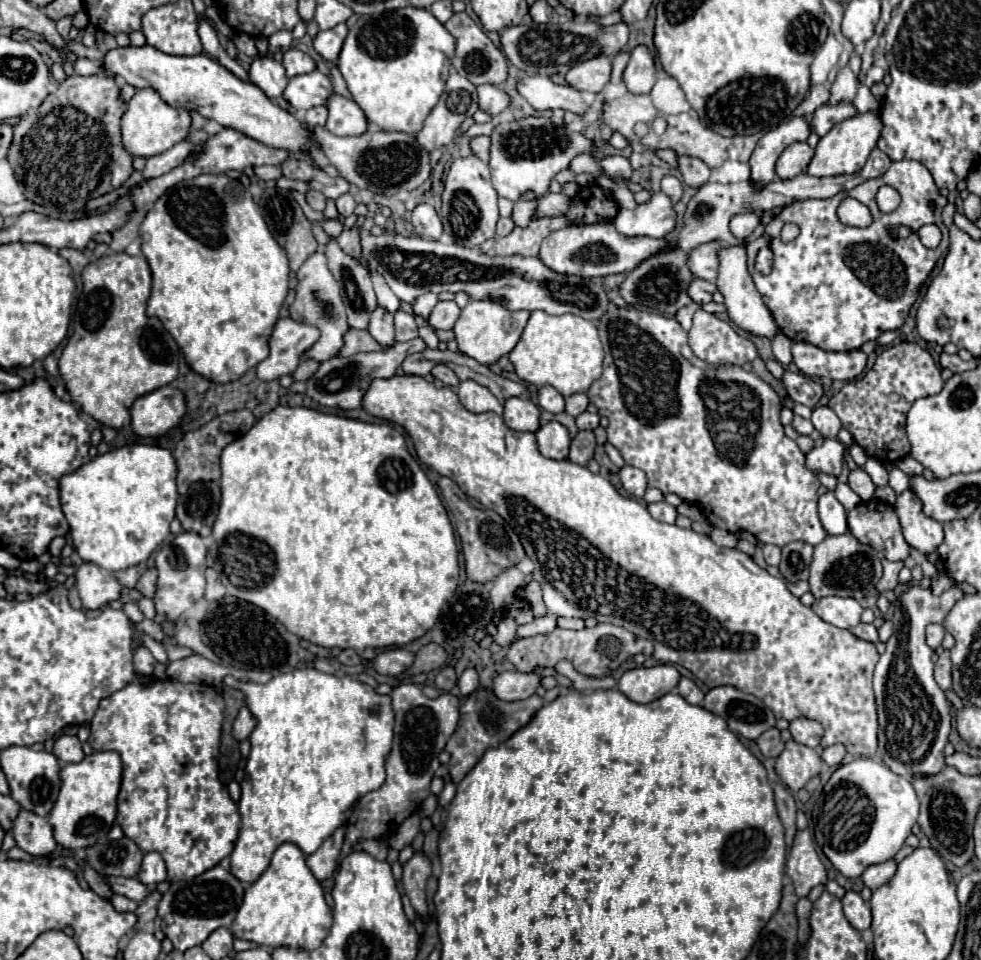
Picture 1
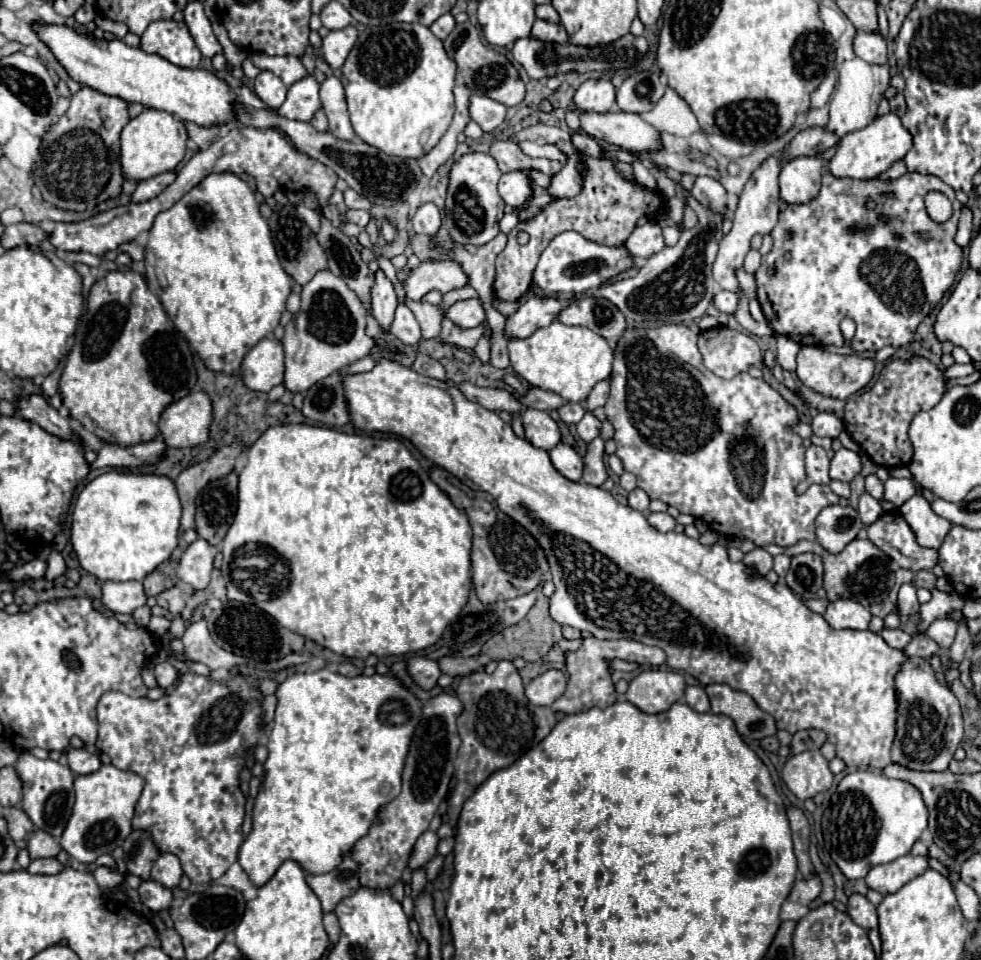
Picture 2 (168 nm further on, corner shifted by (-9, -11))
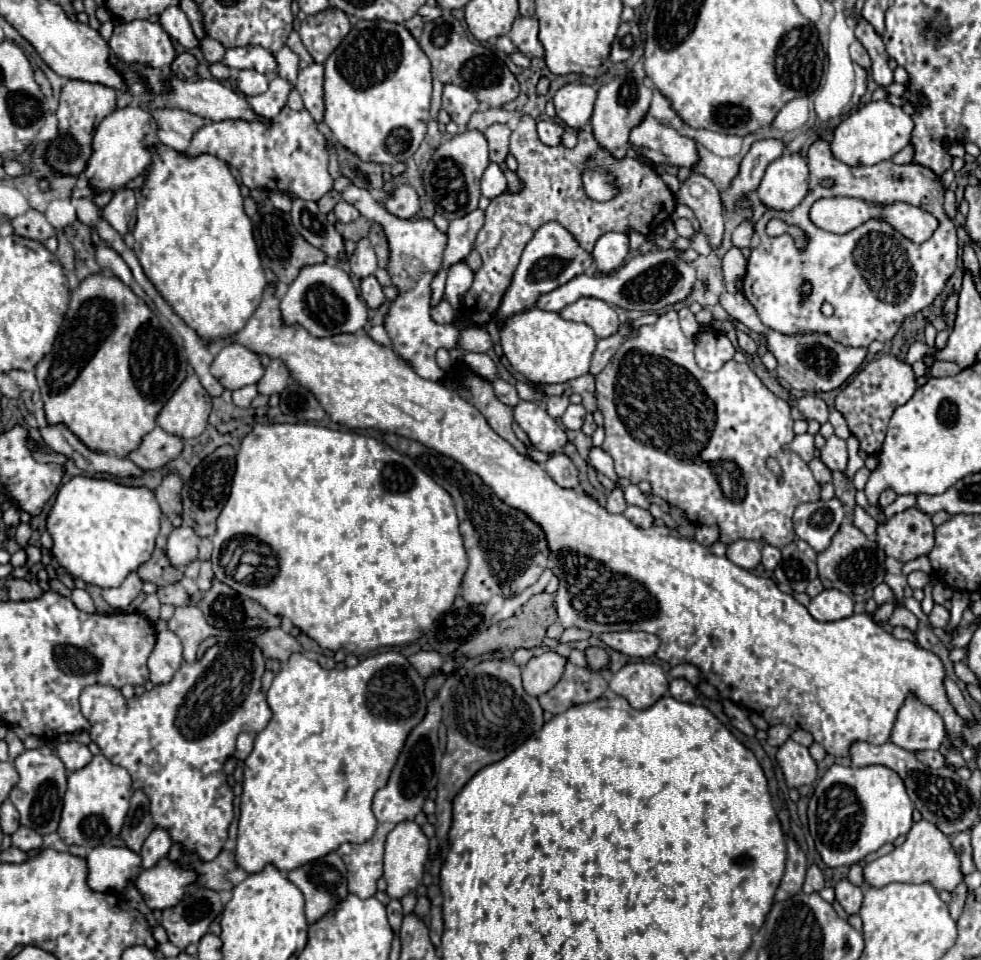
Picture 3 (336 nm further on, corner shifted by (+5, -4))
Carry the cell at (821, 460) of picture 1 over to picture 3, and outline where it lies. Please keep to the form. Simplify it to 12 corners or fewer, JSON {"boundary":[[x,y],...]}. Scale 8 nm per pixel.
{"boundary":[[831,435],[821,461],[831,471],[845,471],[847,443]]}

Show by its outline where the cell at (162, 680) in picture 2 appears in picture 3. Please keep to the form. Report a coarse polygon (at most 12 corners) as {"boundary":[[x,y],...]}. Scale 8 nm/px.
{"boundary":[[159,619],[149,657],[153,685],[169,683],[183,663],[181,639]]}

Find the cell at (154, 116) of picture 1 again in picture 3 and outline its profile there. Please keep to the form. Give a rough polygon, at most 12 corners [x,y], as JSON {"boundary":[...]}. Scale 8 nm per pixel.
{"boundary":[[117,109],[93,135],[89,187],[125,187],[149,167],[157,123]]}

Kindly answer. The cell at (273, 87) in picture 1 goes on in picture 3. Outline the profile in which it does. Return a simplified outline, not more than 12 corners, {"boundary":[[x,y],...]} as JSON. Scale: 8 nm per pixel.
{"boundary":[[239,71],[237,89],[243,95],[267,91],[267,75]]}

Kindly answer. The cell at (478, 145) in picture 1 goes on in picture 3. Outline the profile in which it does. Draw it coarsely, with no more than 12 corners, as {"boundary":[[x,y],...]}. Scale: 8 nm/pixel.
{"boundary":[[495,123],[487,127],[489,153],[493,163],[509,155],[511,129]]}

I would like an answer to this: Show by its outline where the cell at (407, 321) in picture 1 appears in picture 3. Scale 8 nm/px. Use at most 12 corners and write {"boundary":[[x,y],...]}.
{"boundary":[[375,275],[361,279],[361,297],[369,307],[385,301]]}

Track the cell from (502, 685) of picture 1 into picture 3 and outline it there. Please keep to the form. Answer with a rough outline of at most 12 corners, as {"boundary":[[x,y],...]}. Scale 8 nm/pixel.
{"boundary":[[555,651],[529,659],[523,687],[539,697],[553,689],[567,659]]}

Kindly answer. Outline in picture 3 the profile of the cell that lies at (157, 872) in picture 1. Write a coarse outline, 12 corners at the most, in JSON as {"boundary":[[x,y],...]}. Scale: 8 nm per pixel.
{"boundary":[[155,827],[141,847],[143,867],[153,867],[171,849],[167,829]]}

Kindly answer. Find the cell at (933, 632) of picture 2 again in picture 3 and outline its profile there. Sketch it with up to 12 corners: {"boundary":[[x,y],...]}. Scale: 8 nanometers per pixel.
{"boundary":[[935,605],[929,613],[933,627],[947,627],[949,609]]}

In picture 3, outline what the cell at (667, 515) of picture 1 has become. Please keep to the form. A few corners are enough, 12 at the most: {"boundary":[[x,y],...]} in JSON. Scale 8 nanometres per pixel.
{"boundary":[[631,505],[625,515],[637,527],[651,527],[653,515]]}

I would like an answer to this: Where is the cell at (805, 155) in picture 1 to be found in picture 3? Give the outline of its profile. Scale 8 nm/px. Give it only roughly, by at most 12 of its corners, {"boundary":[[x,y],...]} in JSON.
{"boundary":[[801,155],[775,159],[757,187],[767,209],[791,211],[807,195]]}

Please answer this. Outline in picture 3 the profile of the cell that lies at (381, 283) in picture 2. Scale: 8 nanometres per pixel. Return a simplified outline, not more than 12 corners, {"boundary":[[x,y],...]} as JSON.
{"boundary":[[367,237],[349,257],[351,271],[363,279],[377,271],[377,257]]}

